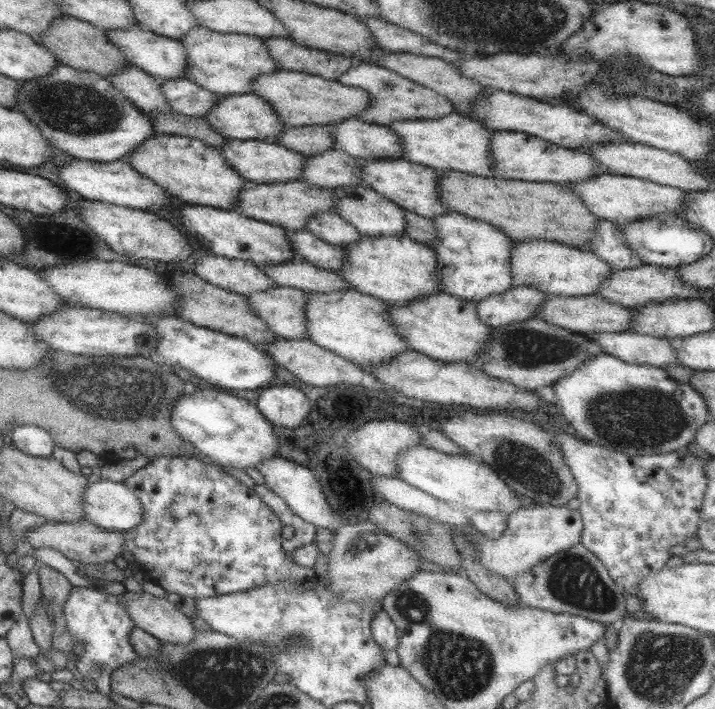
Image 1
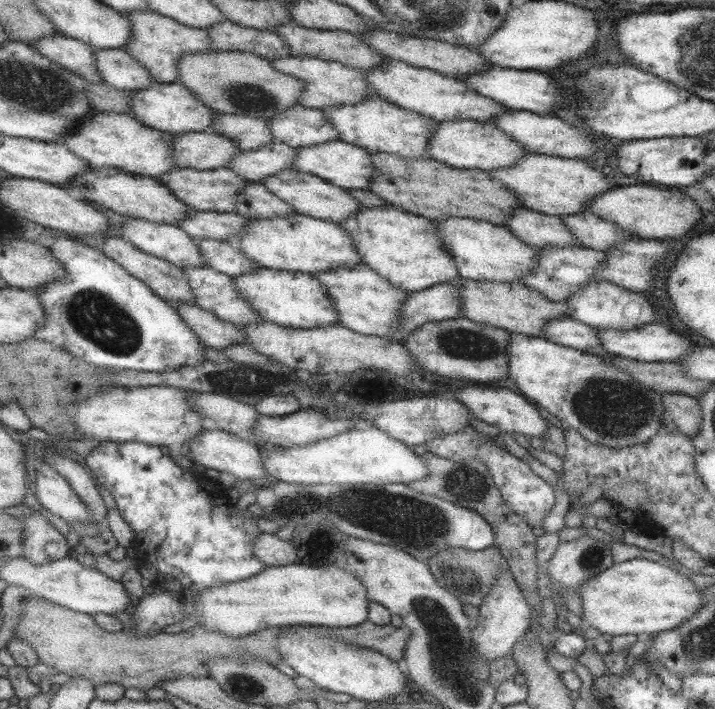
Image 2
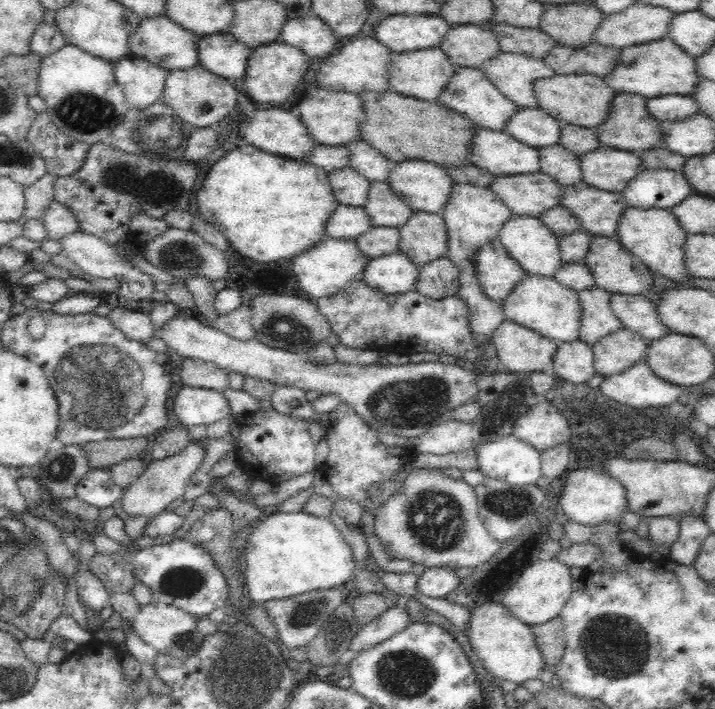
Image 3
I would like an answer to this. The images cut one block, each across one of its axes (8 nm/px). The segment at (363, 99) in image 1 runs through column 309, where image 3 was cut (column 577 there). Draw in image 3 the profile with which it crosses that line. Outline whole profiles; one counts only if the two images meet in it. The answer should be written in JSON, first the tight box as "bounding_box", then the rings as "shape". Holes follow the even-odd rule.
{"bounding_box":[534,74,618,128],"shape":[[[556,74],[548,80],[536,80],[534,84],[538,108],[548,112],[550,116],[558,118],[566,124],[576,124],[582,128],[598,128],[608,120],[608,114],[612,112],[612,100],[618,96],[614,88],[610,88],[604,78],[594,74],[582,74],[582,76],[564,76]]]}

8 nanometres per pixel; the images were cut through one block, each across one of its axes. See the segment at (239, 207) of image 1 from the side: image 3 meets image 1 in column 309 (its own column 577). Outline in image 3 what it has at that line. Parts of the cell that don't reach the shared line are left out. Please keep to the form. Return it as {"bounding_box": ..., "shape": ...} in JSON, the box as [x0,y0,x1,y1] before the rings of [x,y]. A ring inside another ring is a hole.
{"bounding_box":[562,182,630,238],"shape":[[[586,182],[566,186],[562,206],[580,220],[584,232],[592,238],[618,238],[620,218],[630,208],[622,192],[606,192]]]}

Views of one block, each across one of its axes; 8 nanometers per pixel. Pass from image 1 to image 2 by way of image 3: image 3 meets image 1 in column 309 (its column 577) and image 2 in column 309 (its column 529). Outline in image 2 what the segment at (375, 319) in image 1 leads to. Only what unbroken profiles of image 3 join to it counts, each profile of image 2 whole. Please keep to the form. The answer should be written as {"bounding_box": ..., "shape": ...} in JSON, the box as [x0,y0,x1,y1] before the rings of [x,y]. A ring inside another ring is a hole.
{"bounding_box":[233,266,337,328],"shape":[[[257,266],[255,270],[233,278],[233,286],[245,304],[251,306],[251,310],[265,322],[279,324],[283,328],[317,328],[337,324],[337,312],[333,310],[323,286],[313,276]]]}

